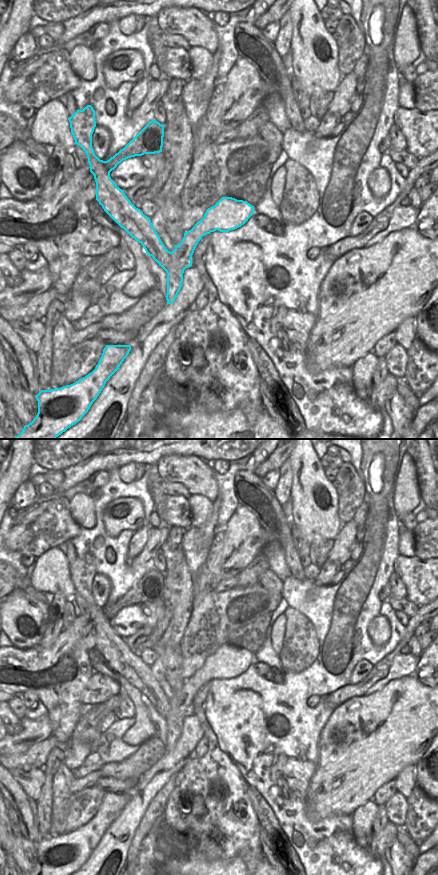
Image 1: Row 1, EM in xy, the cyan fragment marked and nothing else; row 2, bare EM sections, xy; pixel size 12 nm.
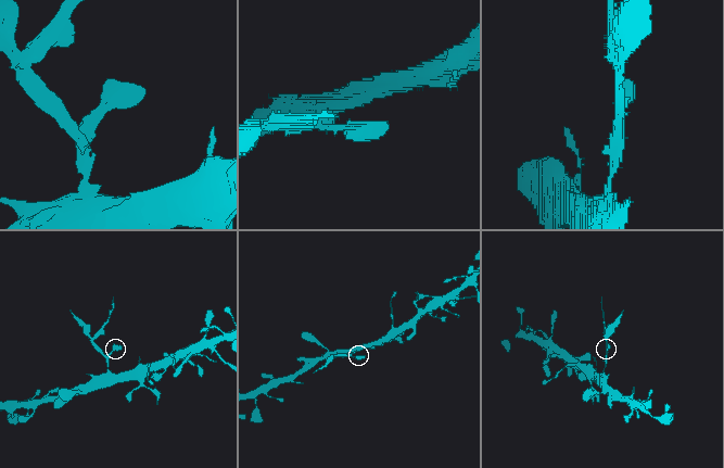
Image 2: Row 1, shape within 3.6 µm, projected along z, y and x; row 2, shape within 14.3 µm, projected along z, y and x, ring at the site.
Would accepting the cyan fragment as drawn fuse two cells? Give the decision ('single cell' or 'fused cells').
fused cells

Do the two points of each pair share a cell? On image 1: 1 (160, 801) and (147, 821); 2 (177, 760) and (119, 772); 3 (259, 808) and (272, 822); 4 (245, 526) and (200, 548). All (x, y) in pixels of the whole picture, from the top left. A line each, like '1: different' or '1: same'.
1: same
2: different
3: same
4: different

